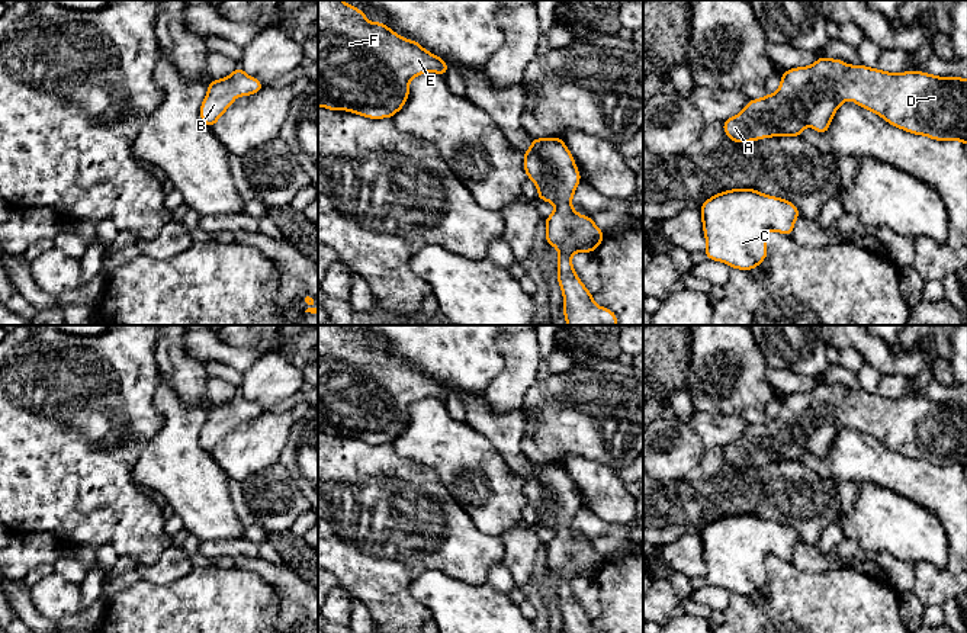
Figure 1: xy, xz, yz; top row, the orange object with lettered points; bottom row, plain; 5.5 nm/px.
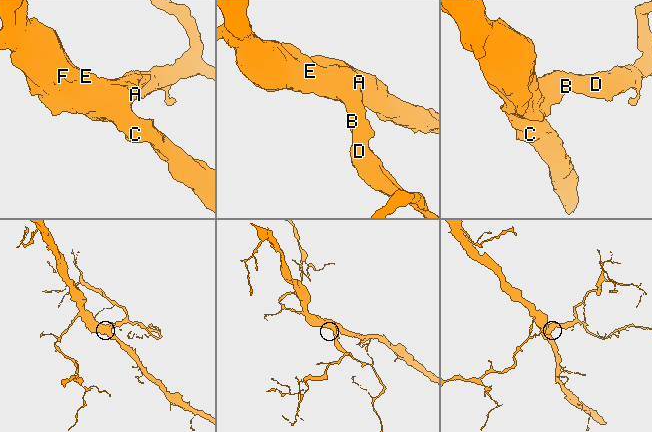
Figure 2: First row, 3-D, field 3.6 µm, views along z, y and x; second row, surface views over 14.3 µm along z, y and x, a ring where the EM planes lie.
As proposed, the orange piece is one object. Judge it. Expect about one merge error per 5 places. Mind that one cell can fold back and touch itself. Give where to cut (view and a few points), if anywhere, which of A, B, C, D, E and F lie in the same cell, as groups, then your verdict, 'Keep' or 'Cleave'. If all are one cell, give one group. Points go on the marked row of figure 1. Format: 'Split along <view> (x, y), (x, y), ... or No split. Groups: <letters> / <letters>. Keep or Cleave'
No split. Groups: A B C D E F. Keep

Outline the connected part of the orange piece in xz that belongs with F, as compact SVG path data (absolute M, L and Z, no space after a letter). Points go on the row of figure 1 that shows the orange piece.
M318 0L318 106L350 110L369 119L392 118L404 107L412 78L427 71L446 77L447 67L444 60L427 52L417 41L401 38L382 22L370 23L357 7L343 0Z

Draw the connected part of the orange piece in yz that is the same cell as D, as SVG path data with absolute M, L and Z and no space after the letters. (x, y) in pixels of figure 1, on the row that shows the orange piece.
M819 57L810 67L784 71L777 93L749 100L739 115L723 121L723 131L739 144L770 136L801 136L806 125L826 135L836 109L848 97L903 131L935 141L958 139L967 145L966 78L935 77L921 71L893 74L861 64L848 67L844 60L825 57Z

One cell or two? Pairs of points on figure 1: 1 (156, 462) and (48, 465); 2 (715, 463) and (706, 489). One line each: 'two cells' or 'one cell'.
1: two cells
2: one cell

